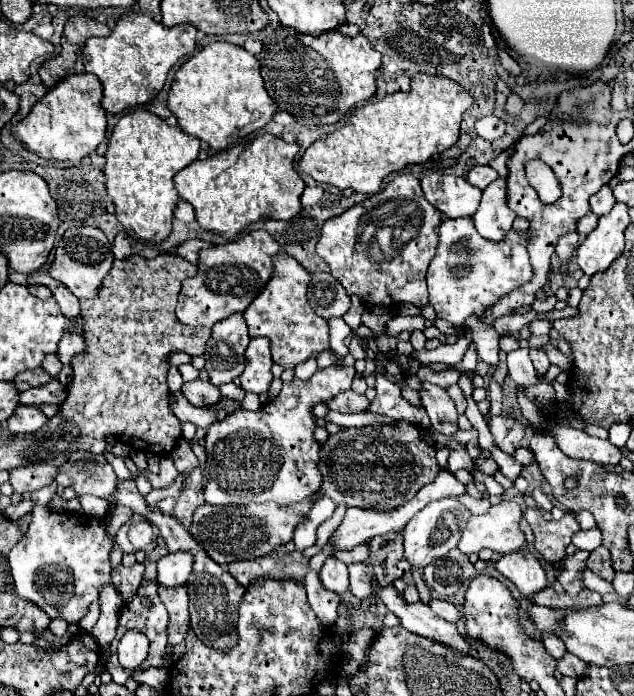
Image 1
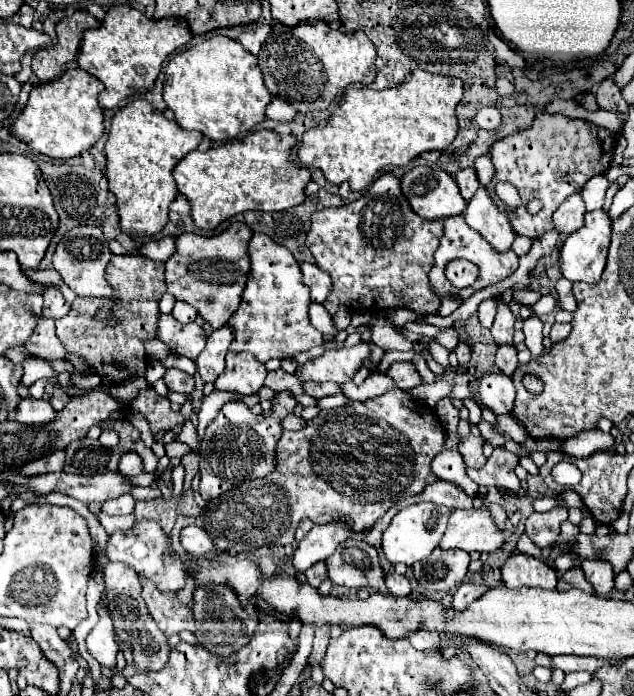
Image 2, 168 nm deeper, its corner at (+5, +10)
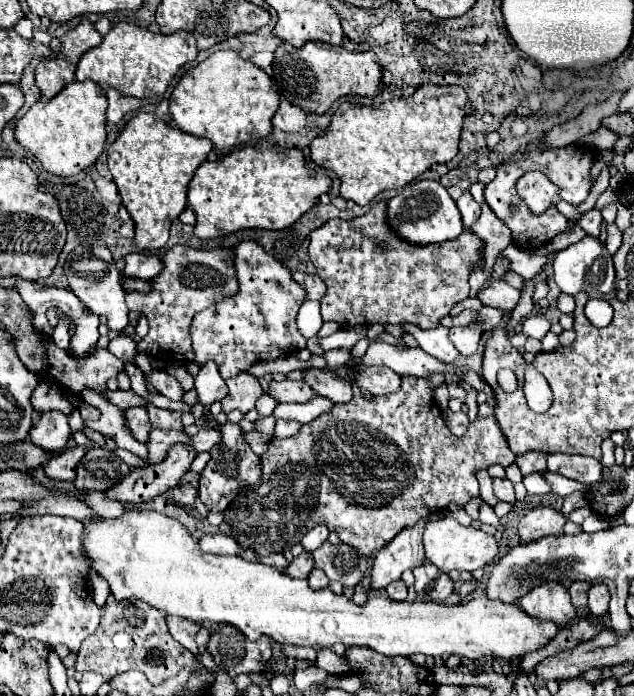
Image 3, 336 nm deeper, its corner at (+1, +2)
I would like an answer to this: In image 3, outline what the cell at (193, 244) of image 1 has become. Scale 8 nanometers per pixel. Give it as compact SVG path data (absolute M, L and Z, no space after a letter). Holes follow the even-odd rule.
M133 252L125 256L125 268L121 274L125 278L139 278L139 280L151 280L161 272L163 264L157 256L143 254L143 252Z

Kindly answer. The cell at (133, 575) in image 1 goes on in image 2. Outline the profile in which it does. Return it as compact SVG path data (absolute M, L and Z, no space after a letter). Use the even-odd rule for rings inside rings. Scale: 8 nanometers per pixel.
M111 562L105 572L103 572L107 590L109 590L109 606L113 612L113 626L115 626L115 642L127 640L131 642L133 648L133 662L129 666L123 668L123 676L135 676L141 672L153 672L153 670L161 670L167 662L169 656L169 646L167 646L167 636L157 628L157 624L153 622L143 598L141 598L141 578L137 578L137 574L133 574L133 570L129 570L129 566L121 564L121 562Z

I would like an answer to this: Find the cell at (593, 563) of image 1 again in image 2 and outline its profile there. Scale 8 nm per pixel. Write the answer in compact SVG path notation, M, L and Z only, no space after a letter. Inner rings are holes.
M585 558L581 568L597 594L605 596L613 588L613 566L609 566L609 562L605 562L603 558Z

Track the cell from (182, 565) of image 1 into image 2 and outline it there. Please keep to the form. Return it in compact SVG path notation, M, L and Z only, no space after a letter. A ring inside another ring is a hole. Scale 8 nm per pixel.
M191 524L191 526L185 526L181 530L181 546L187 554L205 556L213 548L213 542L211 542L209 534L203 528Z

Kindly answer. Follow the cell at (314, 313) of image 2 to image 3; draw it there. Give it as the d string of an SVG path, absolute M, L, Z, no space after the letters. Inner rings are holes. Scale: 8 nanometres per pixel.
M307 300L299 314L297 314L297 326L299 326L299 332L305 336L305 338L311 338L311 336L317 336L319 328L323 326L323 318L321 318L321 312L319 312L319 302L313 302L313 300Z

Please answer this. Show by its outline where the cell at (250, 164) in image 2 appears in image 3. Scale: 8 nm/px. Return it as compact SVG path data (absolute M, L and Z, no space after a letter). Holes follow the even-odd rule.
M261 142L261 146L237 148L231 154L219 158L217 162L205 162L197 168L189 184L189 204L197 216L195 236L197 238L219 238L245 228L265 228L265 230L285 230L293 226L309 208L315 206L323 192L329 192L331 178L323 172L311 170L305 164L305 156L299 148L279 150L271 142Z

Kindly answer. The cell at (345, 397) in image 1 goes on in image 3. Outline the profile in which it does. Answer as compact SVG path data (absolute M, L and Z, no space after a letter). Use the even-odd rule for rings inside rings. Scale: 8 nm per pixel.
M283 380L283 382L269 382L265 390L277 402L307 402L315 396L315 392L303 380Z

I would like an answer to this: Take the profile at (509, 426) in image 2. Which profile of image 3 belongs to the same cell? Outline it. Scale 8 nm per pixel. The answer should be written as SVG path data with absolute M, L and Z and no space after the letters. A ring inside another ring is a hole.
M407 374L401 376L401 390L393 394L365 398L359 390L353 390L351 402L333 404L329 412L303 424L295 436L273 438L267 452L261 456L259 482L245 486L225 510L229 534L243 550L269 556L291 550L293 544L301 542L307 530L325 524L339 534L343 544L353 546L361 556L373 556L403 528L447 510L449 504L465 506L471 498L479 498L475 472L491 464L507 468L515 462L515 454L511 454L493 416L477 416L463 436L453 436L433 400L433 388L443 382L445 378L441 378L441 374L429 374L429 378L413 378Z

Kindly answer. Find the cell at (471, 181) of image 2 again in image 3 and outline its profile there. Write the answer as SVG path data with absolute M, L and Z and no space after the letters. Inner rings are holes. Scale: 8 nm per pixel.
M463 192L463 196L457 200L457 208L459 208L459 212L461 212L463 226L465 226L467 230L471 230L471 226L477 222L477 218L479 218L479 214L481 214L479 204L471 198L469 192Z

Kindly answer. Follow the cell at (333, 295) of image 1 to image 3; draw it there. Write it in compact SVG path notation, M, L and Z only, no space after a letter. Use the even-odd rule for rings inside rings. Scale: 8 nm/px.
M293 272L293 280L305 290L305 300L321 300L325 294L325 284L317 274L303 274L303 272Z

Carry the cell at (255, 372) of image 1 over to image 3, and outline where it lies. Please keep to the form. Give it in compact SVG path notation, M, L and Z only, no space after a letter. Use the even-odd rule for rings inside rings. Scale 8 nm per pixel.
M237 374L227 380L229 394L221 400L223 412L229 414L233 410L239 410L241 414L247 414L255 408L257 398L263 394L263 388L255 376L249 374Z

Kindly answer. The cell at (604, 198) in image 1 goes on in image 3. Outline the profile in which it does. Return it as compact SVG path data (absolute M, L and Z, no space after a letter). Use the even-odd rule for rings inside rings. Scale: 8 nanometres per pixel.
M597 208L589 210L587 214L583 214L583 218L577 222L579 228L587 234L587 236L593 236L593 238L599 238L601 234L601 212Z

